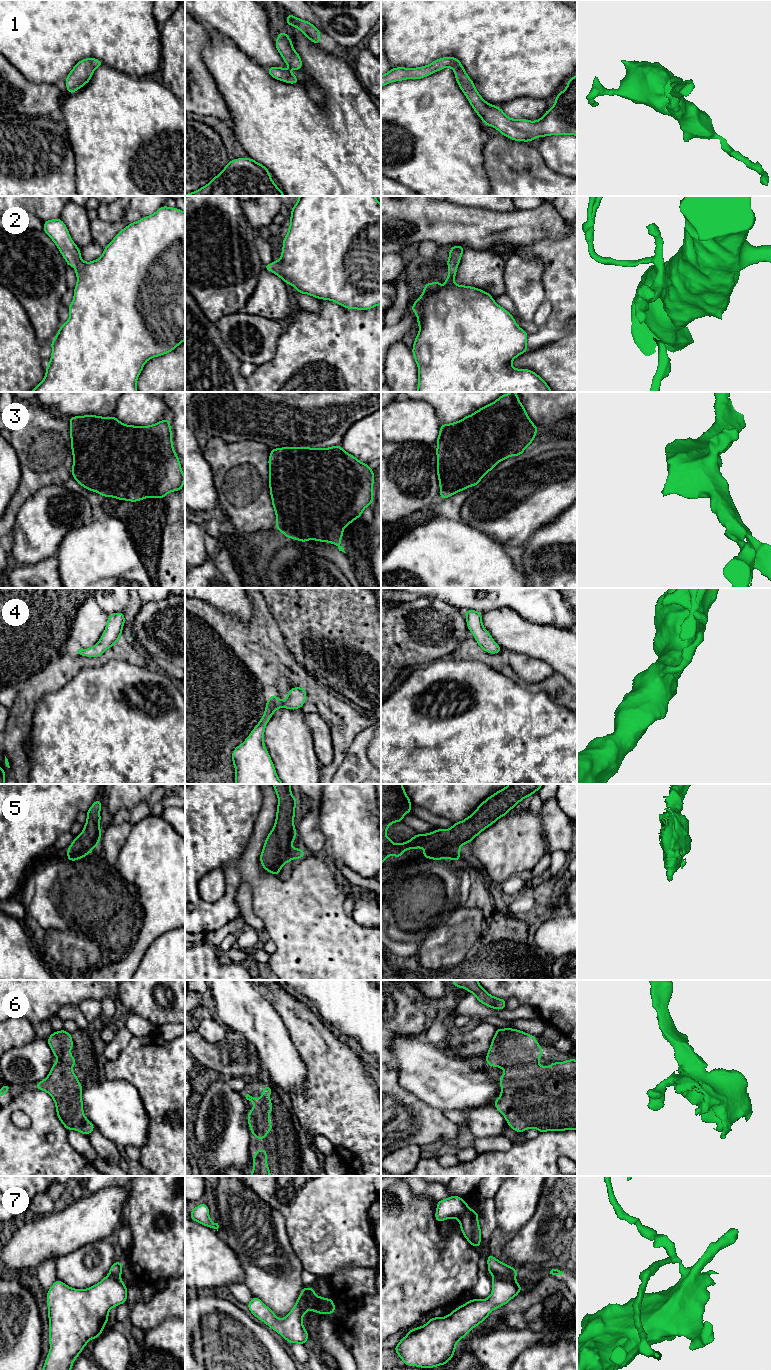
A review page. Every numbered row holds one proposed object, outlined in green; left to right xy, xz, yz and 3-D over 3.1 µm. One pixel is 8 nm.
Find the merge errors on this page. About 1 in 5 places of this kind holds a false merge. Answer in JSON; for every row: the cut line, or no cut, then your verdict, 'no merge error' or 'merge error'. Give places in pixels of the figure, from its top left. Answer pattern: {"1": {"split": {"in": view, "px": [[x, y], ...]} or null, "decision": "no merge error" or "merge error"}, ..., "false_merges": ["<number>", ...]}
{"1": {"split": null, "decision": "no merge error"}, "2": {"split": null, "decision": "no merge error"}, "3": {"split": null, "decision": "no merge error"}, "4": {"split": null, "decision": "no merge error"}, "5": {"split": null, "decision": "no merge error"}, "6": {"split": null, "decision": "no merge error"}, "7": {"split": {"in": "yz", "px": [[493, 1275], [514, 1277]]}, "decision": "merge error"}, "false_merges": ["7"]}

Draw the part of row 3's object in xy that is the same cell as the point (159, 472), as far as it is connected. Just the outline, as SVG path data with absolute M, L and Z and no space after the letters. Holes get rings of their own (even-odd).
M96 415L73 416L69 418L71 449L73 455L72 477L85 489L130 502L145 498L164 497L173 491L184 488L185 475L182 472L179 456L173 448L172 430L169 418L153 425L134 426L120 422L116 417Z

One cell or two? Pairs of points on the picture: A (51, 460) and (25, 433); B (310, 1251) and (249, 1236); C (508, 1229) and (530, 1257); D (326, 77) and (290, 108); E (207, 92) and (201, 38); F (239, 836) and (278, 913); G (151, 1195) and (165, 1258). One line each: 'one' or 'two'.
A: one
B: two
C: two
D: one
E: one
F: two
G: one

